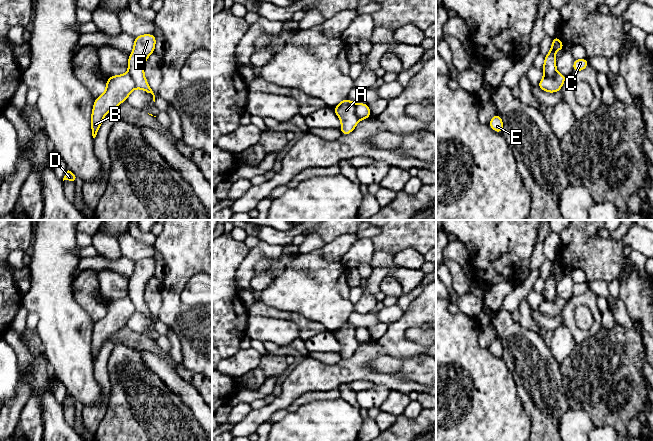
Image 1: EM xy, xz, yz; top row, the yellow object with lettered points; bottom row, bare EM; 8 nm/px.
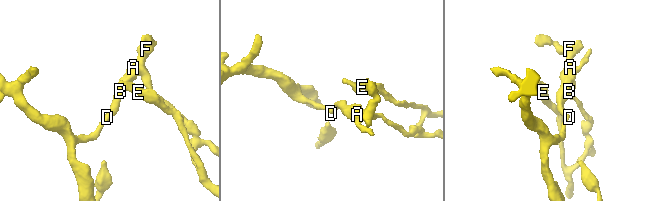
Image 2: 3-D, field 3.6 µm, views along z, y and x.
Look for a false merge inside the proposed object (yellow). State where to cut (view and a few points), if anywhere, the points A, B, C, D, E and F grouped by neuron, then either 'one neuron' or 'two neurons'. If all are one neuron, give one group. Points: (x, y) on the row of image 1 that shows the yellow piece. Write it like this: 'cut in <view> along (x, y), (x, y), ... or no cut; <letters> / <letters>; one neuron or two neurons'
cut in xz along (355, 104), (355, 114), (359, 119); A B C D / E F; two neurons

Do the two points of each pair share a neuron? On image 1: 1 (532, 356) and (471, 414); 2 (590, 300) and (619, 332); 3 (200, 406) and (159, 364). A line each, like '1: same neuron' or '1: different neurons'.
1: different neurons
2: different neurons
3: same neuron

